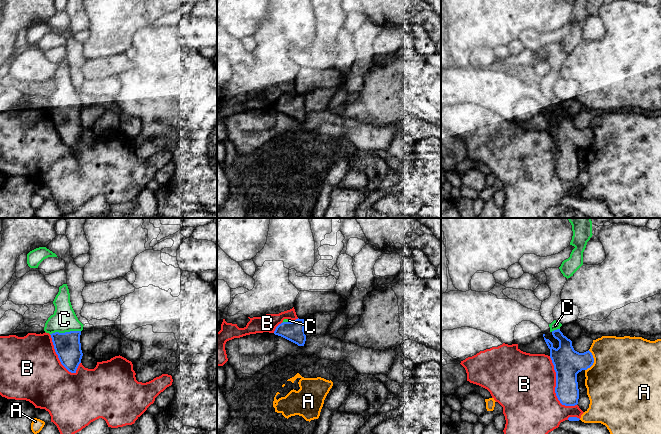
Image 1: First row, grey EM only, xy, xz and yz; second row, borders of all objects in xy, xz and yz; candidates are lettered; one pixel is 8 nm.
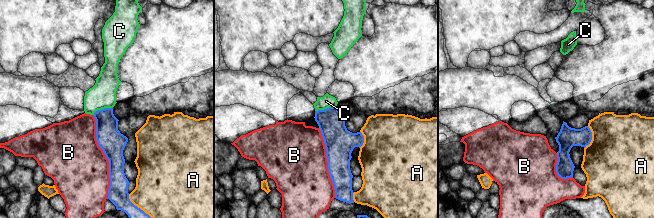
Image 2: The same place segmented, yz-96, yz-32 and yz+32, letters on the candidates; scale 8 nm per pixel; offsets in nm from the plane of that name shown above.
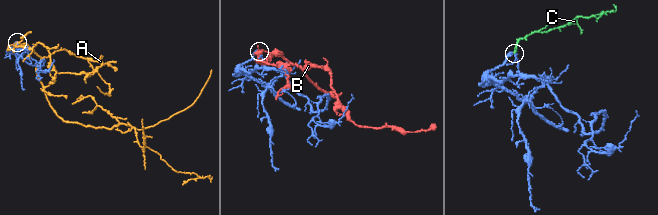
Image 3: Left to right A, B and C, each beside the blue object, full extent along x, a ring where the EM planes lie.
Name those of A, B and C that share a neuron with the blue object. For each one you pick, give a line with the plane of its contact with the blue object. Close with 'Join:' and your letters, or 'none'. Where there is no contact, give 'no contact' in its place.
C: contact in xy
Join: C

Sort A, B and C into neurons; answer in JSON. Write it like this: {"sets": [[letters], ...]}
{"sets": [["A"], ["B"], ["C"]]}

